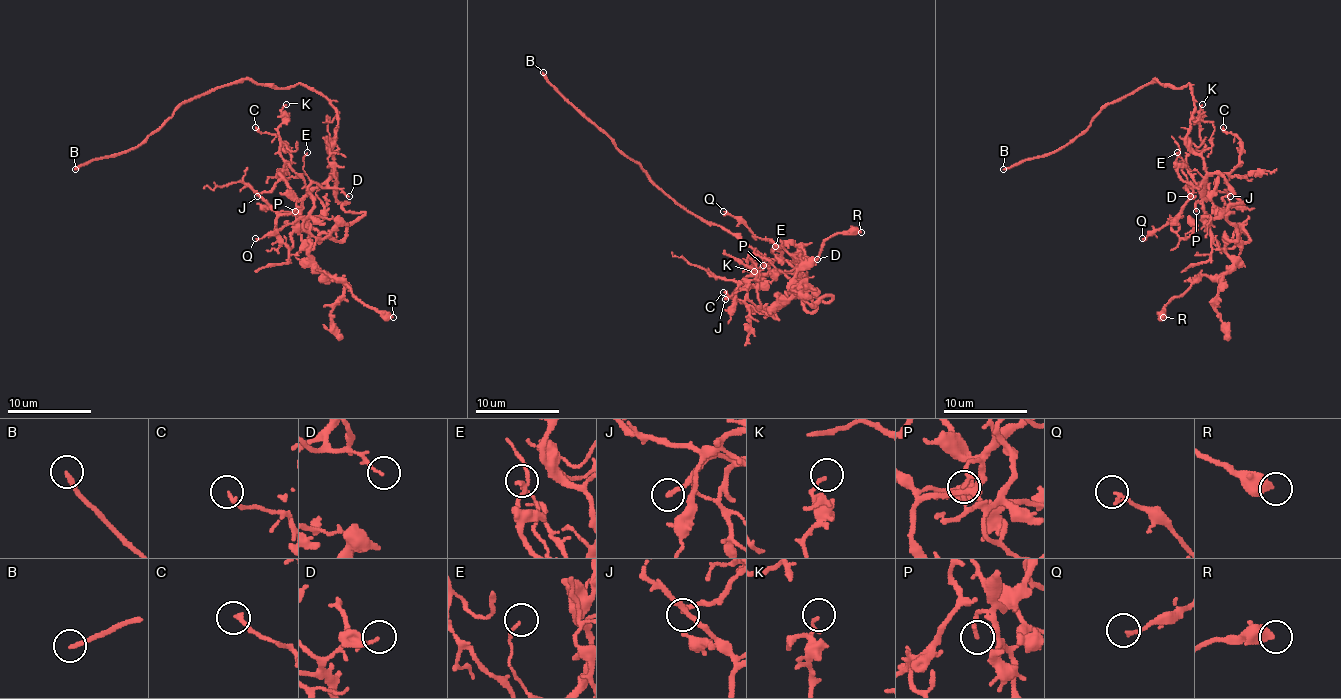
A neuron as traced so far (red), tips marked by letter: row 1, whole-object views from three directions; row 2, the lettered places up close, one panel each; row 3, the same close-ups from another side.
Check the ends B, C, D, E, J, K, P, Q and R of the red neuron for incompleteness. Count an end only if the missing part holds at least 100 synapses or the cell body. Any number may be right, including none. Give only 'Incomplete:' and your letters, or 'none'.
Incomplete: B

